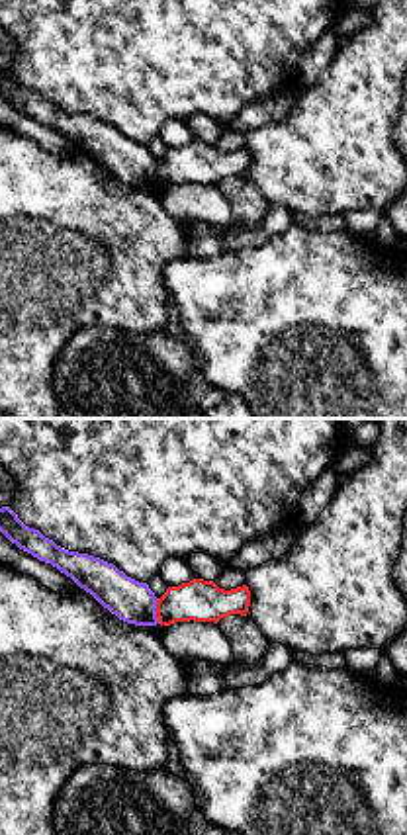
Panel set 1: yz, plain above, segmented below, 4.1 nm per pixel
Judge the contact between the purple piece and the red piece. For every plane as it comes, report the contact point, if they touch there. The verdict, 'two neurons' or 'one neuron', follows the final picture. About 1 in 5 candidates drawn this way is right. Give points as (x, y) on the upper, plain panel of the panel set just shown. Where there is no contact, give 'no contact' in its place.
(155, 173)

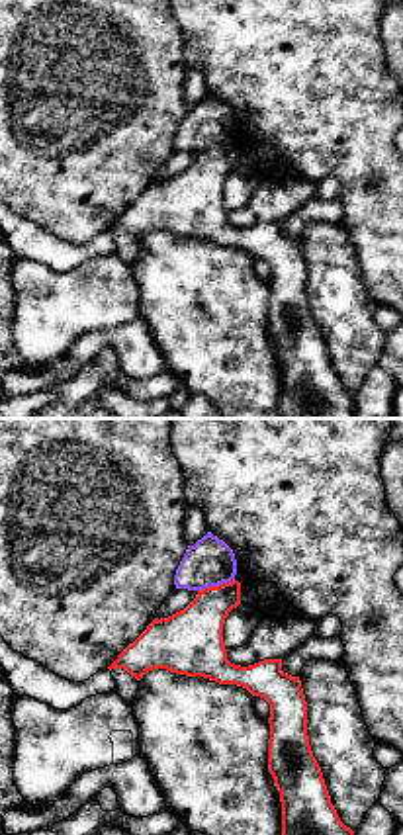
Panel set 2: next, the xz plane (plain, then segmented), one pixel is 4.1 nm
(216, 147)

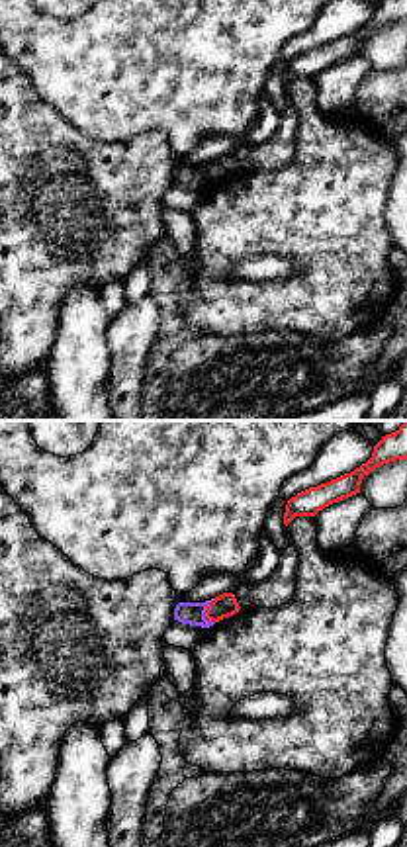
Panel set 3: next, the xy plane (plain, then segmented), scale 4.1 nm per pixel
(206, 173)

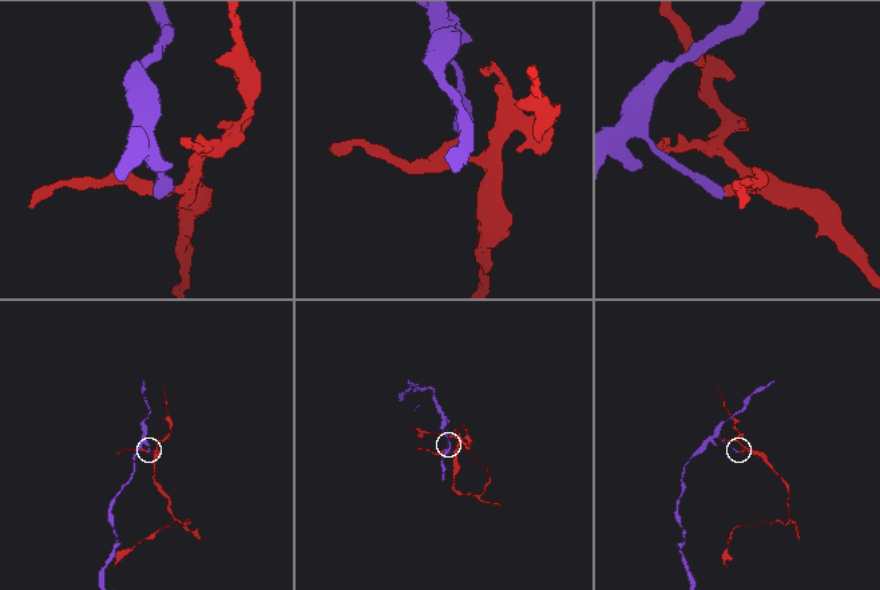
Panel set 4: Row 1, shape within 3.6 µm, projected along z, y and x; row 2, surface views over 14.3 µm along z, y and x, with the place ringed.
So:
two neurons

